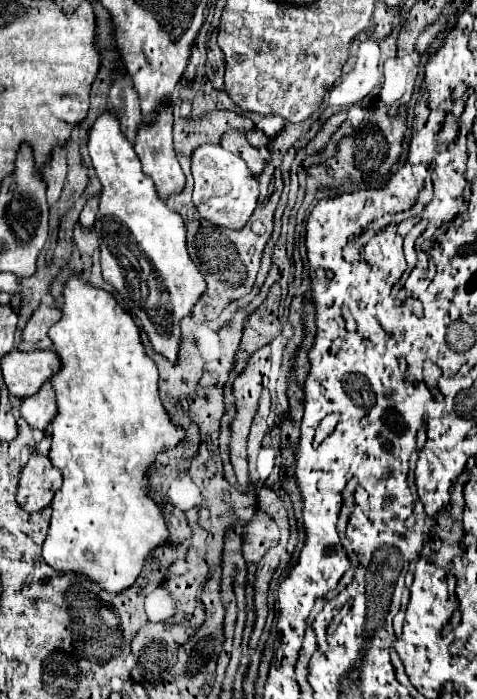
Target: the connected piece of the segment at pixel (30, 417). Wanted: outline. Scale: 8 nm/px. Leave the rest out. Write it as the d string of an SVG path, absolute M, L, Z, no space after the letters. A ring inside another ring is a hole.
M47 382L35 396L29 396L21 404L21 416L27 420L27 424L35 430L47 432L57 416L57 400L55 390Z

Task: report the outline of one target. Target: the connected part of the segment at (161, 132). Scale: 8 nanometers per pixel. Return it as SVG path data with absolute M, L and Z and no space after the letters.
M165 104L161 106L159 114L155 116L155 120L145 126L141 124L139 128L139 134L137 134L137 140L135 140L135 152L141 160L141 166L143 166L143 172L153 180L155 188L157 188L157 194L161 200L169 200L177 194L183 192L185 188L185 174L177 162L177 156L175 156L175 150L173 150L173 140L171 140L171 126L173 126L173 114L171 114L171 106Z

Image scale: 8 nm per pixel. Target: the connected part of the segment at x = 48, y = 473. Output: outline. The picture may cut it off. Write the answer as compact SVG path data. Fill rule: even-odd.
M45 436L35 446L29 464L21 472L17 502L27 514L45 510L51 504L53 494L61 488L63 482L61 470L55 468L49 460L49 442L51 436Z

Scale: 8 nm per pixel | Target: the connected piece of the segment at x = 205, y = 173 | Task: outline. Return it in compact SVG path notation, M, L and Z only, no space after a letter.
M199 146L193 152L191 172L195 178L193 204L199 214L215 226L241 230L257 208L259 198L259 180L251 174L247 164L235 154L223 150L221 146Z

